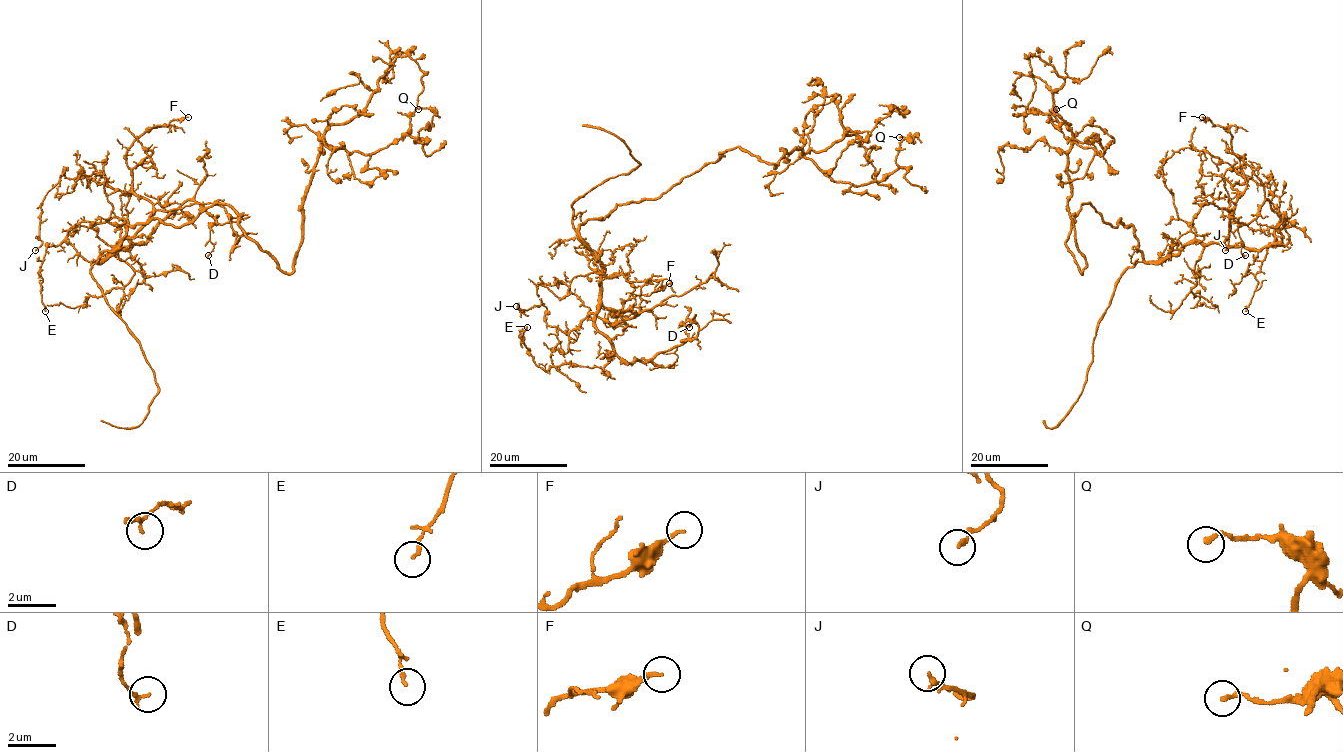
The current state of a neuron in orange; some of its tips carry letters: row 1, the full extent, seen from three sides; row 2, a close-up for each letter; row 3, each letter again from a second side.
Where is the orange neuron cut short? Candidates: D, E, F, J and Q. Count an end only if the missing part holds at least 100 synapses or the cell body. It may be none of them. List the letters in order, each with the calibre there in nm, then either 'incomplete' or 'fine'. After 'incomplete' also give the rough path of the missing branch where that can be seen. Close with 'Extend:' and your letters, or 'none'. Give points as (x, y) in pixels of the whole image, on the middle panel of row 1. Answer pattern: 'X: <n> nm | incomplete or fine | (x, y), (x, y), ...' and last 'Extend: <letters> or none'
D: 140 nm | fine
E: 130 nm | fine
F: 160 nm | fine
J: 180 nm | fine
Q: 180 nm | fine
Extend: none

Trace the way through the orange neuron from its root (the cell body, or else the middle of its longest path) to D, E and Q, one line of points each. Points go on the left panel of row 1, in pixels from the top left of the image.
D: (206, 210), (178, 227), (130, 225), (98, 263), (119, 242), (142, 244), (189, 200), (216, 219), (208, 255)
E: (206, 210), (130, 225), (99, 263), (131, 245), (128, 222), (74, 224), (45, 248), (45, 311)
Q: (206, 210), (228, 205), (291, 272), (320, 145), (369, 154), (416, 142), (433, 116), (418, 109)

